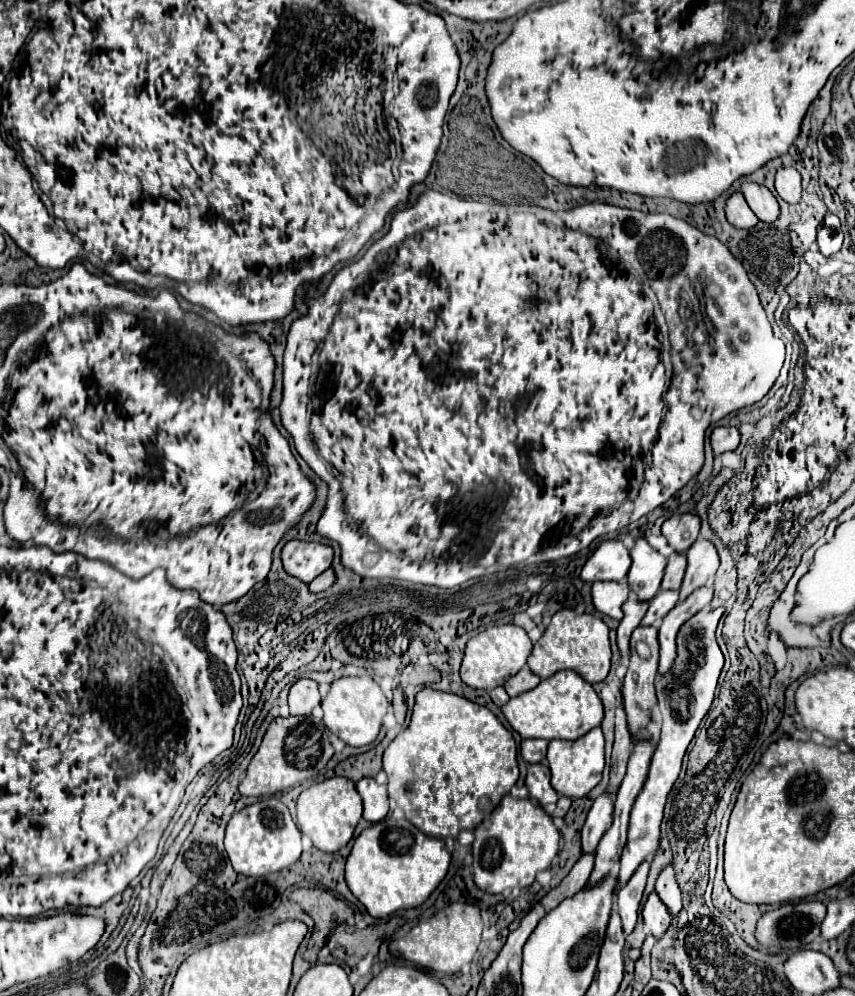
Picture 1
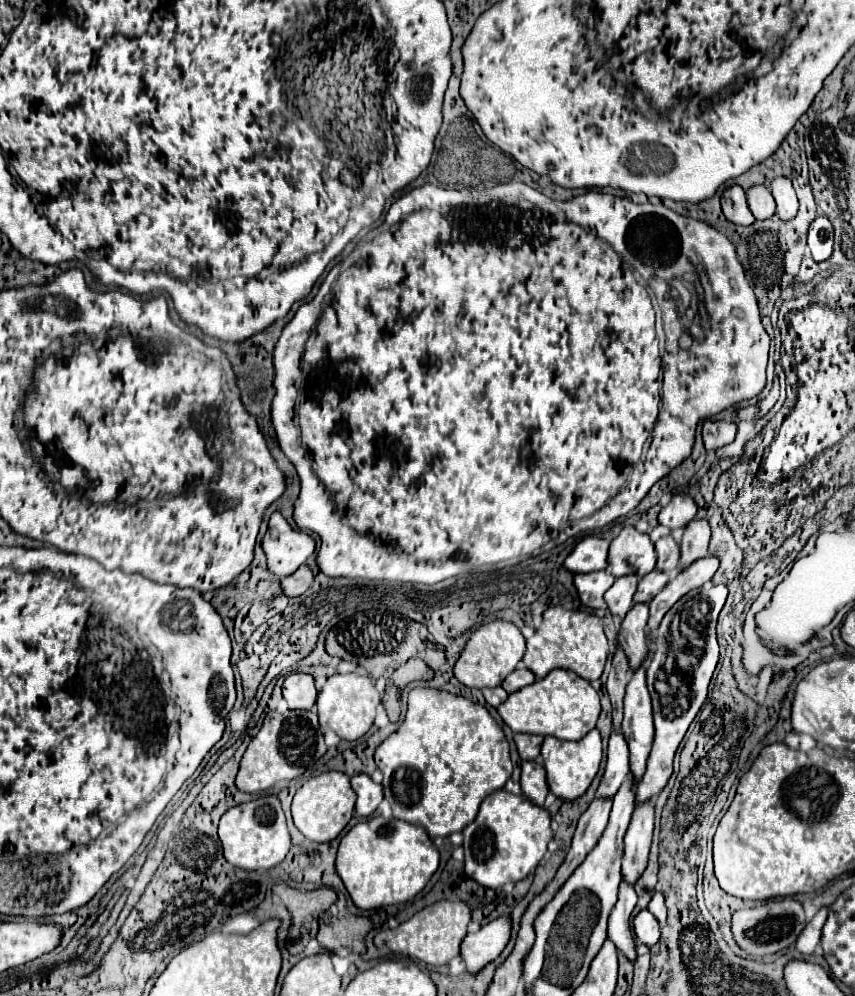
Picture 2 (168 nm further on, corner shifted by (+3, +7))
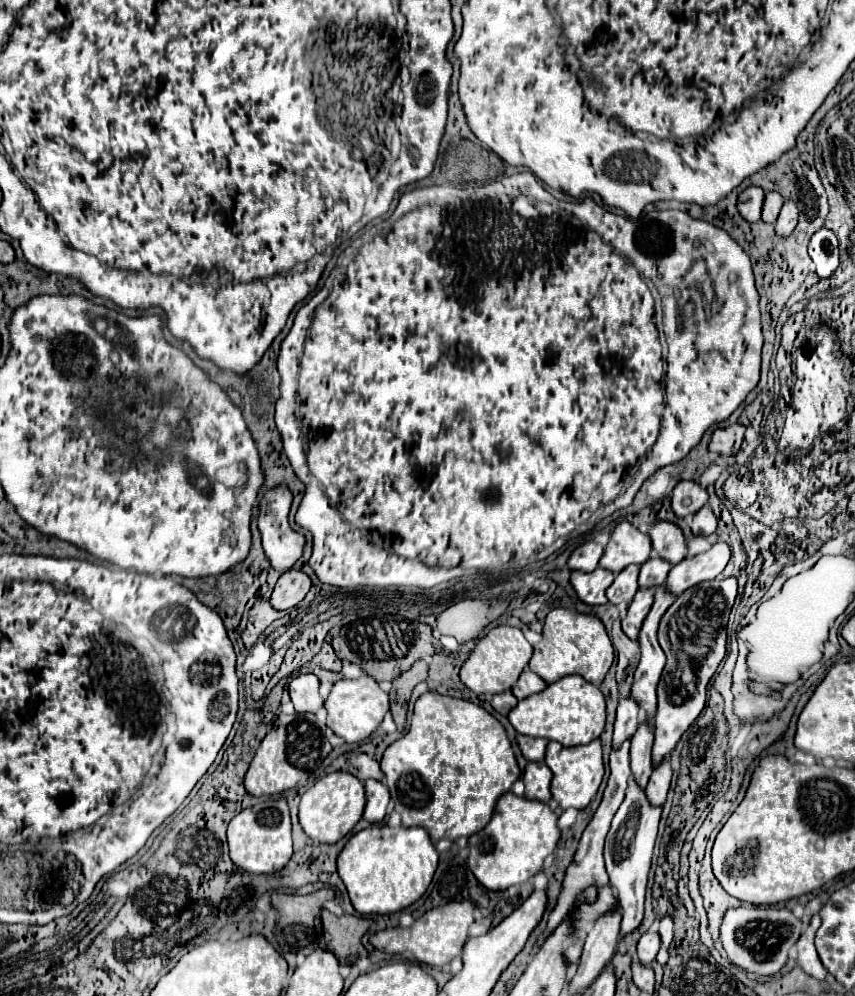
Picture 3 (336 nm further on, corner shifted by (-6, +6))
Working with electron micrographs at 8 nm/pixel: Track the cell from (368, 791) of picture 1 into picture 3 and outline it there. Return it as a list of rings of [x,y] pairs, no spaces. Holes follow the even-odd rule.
[[[367,779],[365,781],[365,795],[367,795],[367,805],[365,805],[363,817],[369,823],[381,823],[387,815],[389,789],[375,779]]]

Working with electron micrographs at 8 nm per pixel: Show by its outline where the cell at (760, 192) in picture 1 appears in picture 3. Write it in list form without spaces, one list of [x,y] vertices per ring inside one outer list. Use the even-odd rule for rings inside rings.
[[[767,191],[763,201],[763,221],[773,223],[781,211],[781,205],[783,205],[783,197],[775,191]]]

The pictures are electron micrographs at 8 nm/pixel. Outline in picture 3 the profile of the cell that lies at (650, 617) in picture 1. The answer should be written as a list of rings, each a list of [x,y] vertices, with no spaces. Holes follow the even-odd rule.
[[[649,559],[647,563],[641,565],[639,587],[653,587],[655,589],[655,585],[665,585],[669,571],[671,571],[671,563],[663,561],[663,559]]]

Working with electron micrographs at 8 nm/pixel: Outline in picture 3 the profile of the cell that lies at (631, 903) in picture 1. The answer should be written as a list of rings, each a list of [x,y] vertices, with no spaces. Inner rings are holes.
[[[665,759],[661,767],[653,769],[653,775],[647,785],[647,797],[651,797],[651,805],[661,805],[661,807],[665,805],[669,783],[671,783],[671,765]]]

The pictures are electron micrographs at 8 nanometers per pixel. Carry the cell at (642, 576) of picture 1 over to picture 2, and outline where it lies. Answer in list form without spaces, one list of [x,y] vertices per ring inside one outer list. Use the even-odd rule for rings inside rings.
[[[624,526],[620,534],[610,542],[608,570],[620,578],[626,574],[644,576],[656,566],[654,544],[648,534],[638,532],[634,526]]]

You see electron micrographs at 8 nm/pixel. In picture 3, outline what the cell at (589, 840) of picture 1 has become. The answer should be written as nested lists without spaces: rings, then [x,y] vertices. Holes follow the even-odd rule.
[[[631,697],[619,699],[613,745],[621,745],[623,741],[629,741],[635,735],[637,727],[639,727],[639,707],[637,707],[637,703]]]

